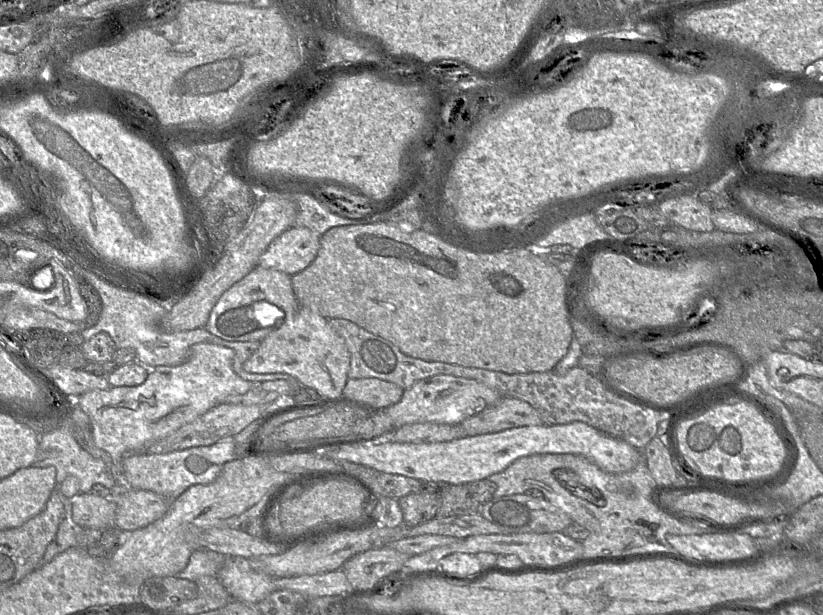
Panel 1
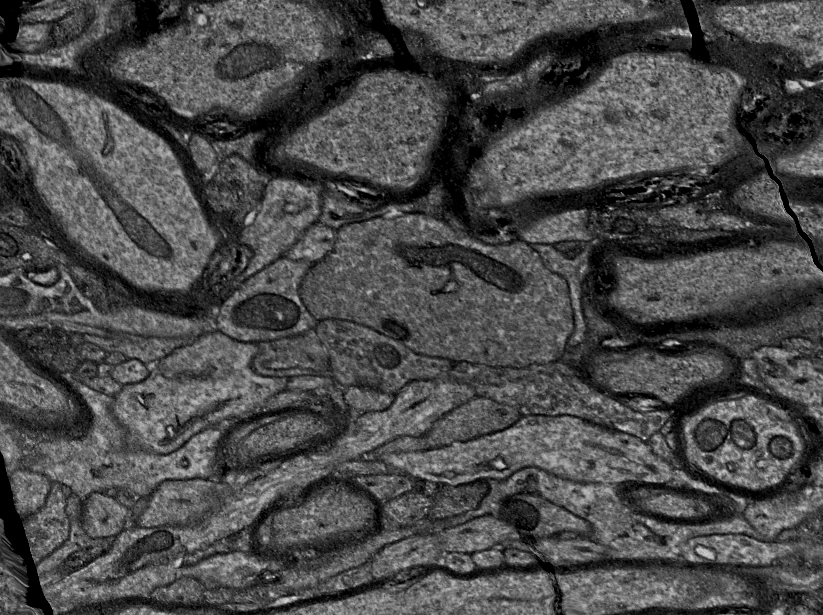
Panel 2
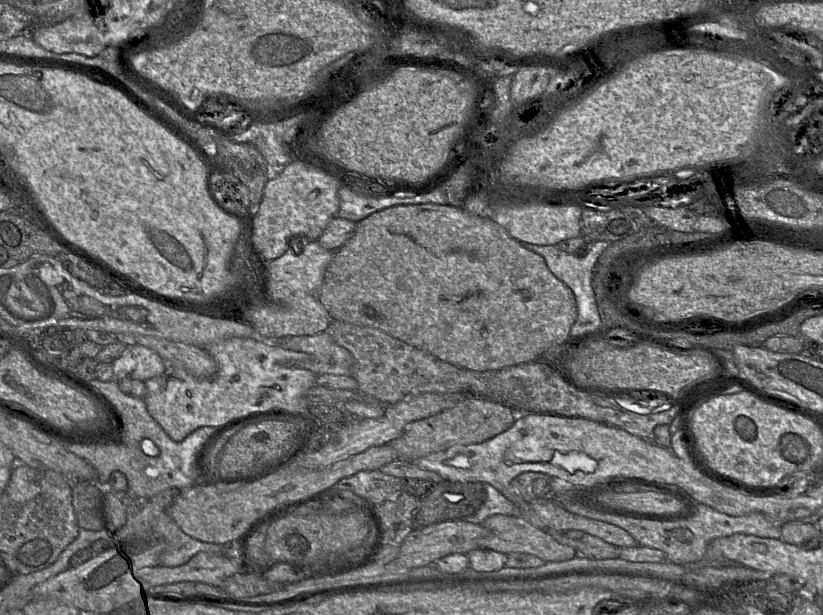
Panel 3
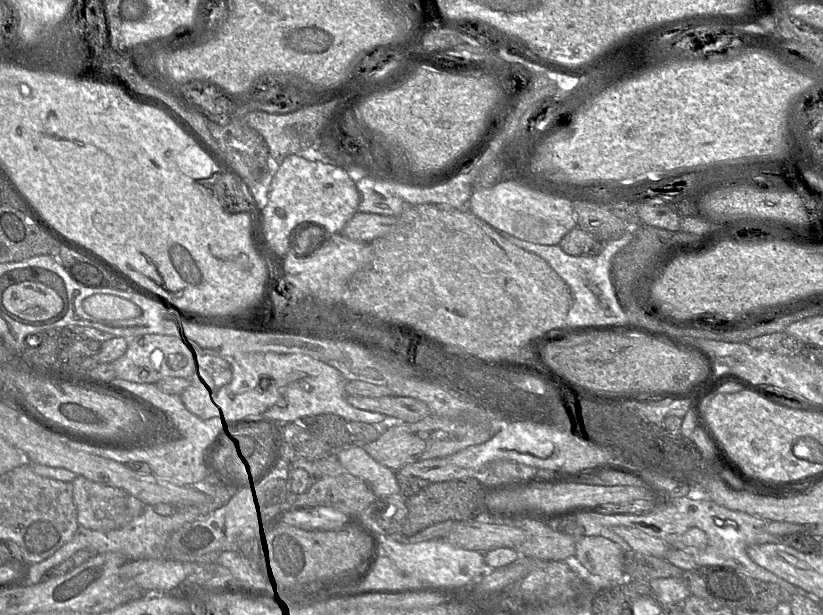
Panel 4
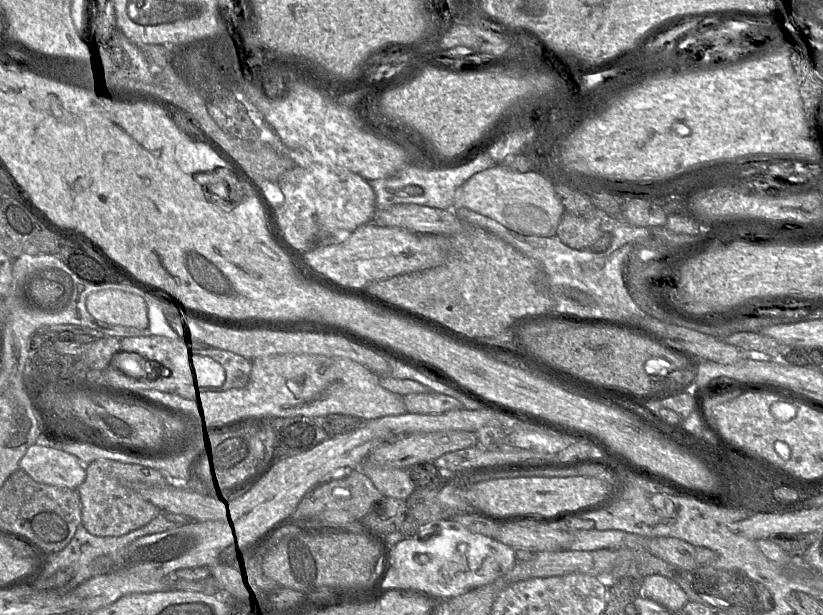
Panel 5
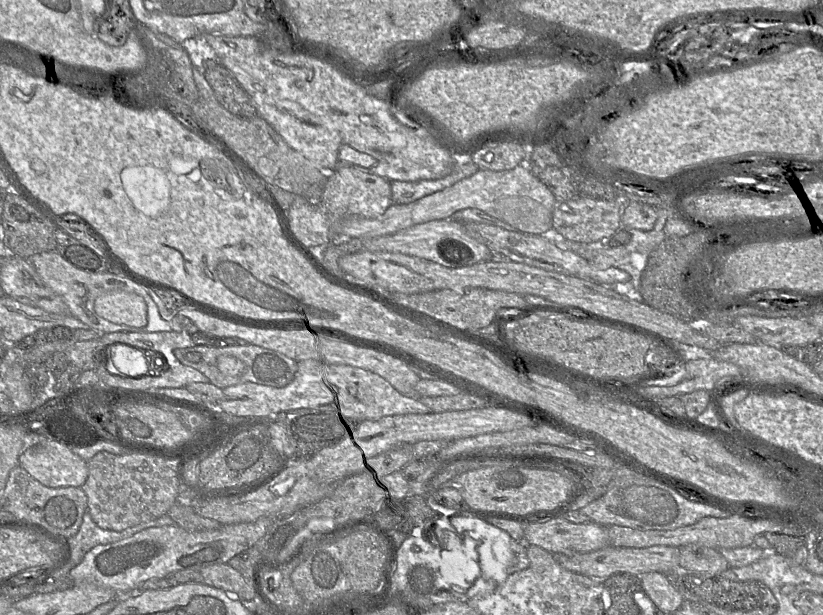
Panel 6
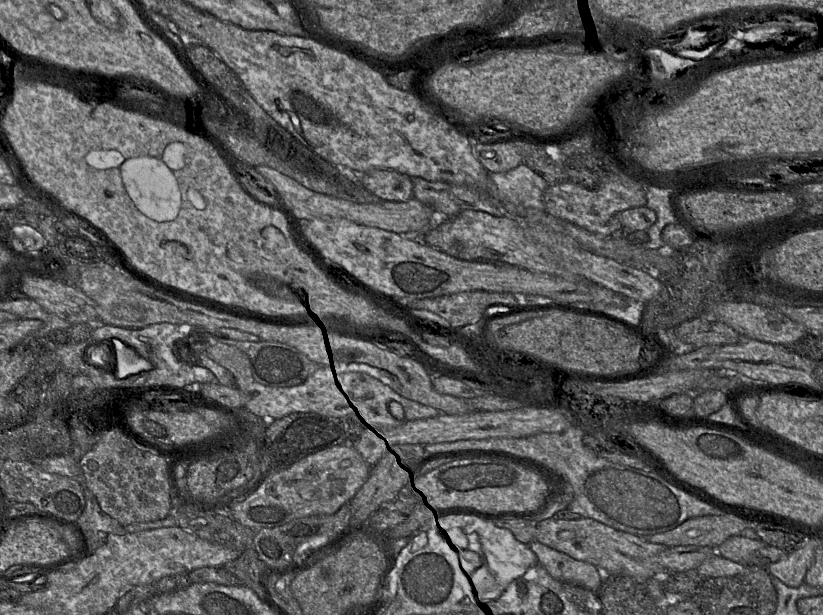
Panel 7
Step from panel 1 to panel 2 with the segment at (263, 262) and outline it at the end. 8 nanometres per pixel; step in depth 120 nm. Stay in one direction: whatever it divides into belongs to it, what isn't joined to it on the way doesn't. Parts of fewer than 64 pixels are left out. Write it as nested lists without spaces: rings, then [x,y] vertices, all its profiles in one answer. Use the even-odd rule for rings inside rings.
[[[317,222],[304,232],[284,256],[292,261],[317,263],[333,249],[336,231]]]

